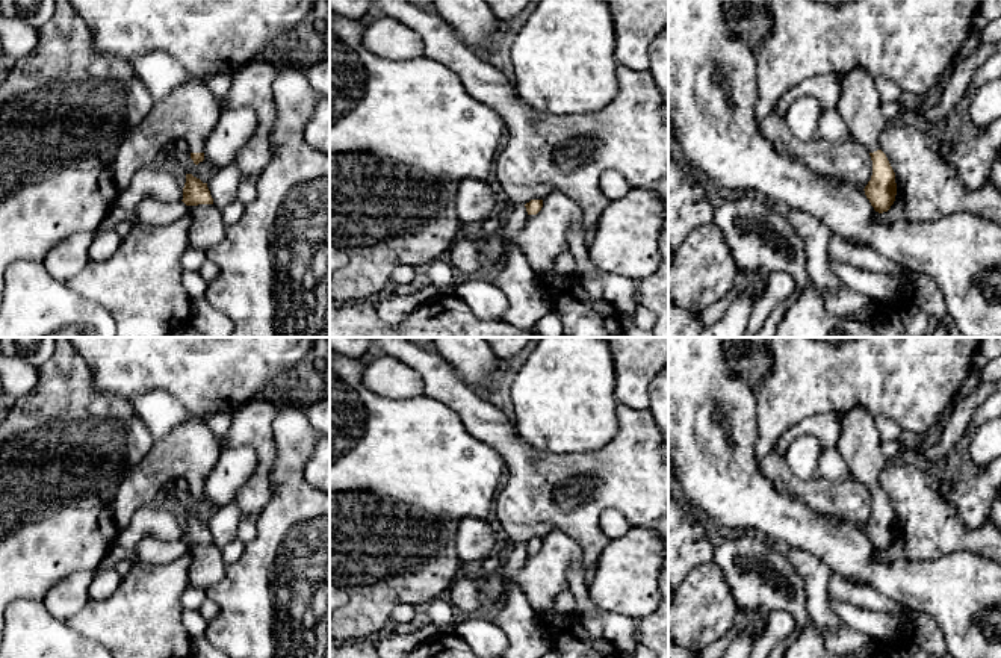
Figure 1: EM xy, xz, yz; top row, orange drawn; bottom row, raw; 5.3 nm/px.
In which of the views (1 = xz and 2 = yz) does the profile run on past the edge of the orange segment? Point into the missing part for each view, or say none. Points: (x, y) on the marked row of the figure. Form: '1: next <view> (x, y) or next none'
1: next none
2: next yz (859, 108)

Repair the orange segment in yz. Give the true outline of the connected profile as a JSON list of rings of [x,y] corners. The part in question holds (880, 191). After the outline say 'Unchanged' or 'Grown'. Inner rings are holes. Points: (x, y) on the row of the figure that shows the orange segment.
[[[862,68],[844,71],[839,77],[841,97],[835,112],[848,127],[851,138],[868,148],[872,160],[872,175],[865,186],[865,195],[875,212],[891,209],[897,195],[895,172],[880,150],[879,136],[889,124],[882,113],[882,98],[872,76]]]. Grown

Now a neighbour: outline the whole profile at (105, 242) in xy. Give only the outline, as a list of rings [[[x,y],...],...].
[[[97,230],[89,247],[89,260],[103,262],[109,259],[119,247],[121,236],[115,230]]]

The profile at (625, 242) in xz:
[[[632,188],[620,200],[609,201],[588,239],[590,260],[605,272],[635,283],[652,275],[661,263],[658,239],[667,215],[665,204],[652,188]]]

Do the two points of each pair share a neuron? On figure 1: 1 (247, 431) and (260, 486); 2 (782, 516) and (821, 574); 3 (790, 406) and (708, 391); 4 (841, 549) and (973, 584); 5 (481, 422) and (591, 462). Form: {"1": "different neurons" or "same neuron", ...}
{"1": "same neuron", "2": "different neurons", "3": "different neurons", "4": "same neuron", "5": "same neuron"}

